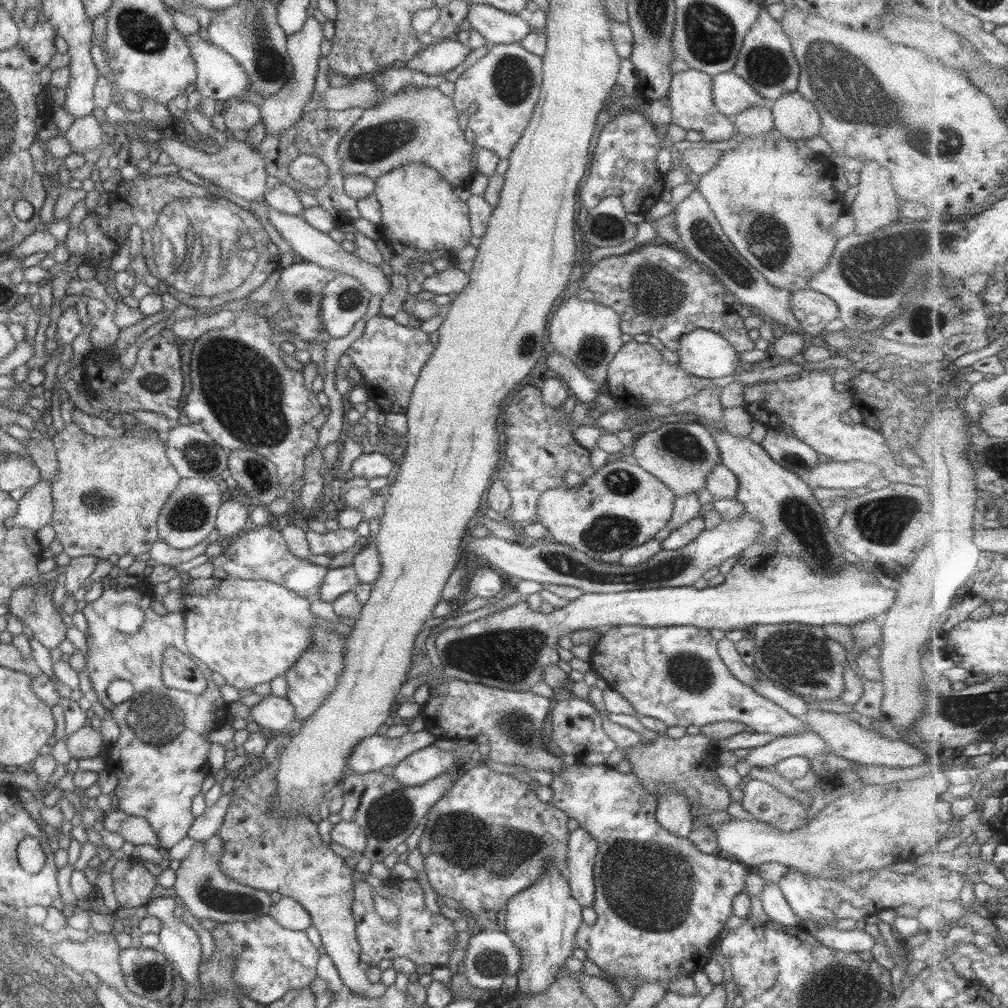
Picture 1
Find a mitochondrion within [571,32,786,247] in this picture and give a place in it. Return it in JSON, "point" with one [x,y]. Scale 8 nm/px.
{"point":[610,227]}

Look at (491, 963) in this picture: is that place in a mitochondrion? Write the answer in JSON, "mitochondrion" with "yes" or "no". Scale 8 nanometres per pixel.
{"mitochondrion":"yes"}

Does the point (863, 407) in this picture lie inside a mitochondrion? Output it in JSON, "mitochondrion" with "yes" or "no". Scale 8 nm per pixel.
{"mitochondrion":"no"}

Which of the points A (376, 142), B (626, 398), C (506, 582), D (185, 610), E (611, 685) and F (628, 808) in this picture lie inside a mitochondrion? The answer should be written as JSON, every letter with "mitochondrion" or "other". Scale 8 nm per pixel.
{"A":"mitochondrion","B":"other","C":"other","D":"other","E":"other","F":"other"}

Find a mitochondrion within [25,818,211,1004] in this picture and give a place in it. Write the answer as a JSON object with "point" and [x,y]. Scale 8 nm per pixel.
{"point":[150,975]}

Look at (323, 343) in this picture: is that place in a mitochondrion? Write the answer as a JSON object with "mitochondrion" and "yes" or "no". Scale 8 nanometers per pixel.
{"mitochondrion":"no"}

